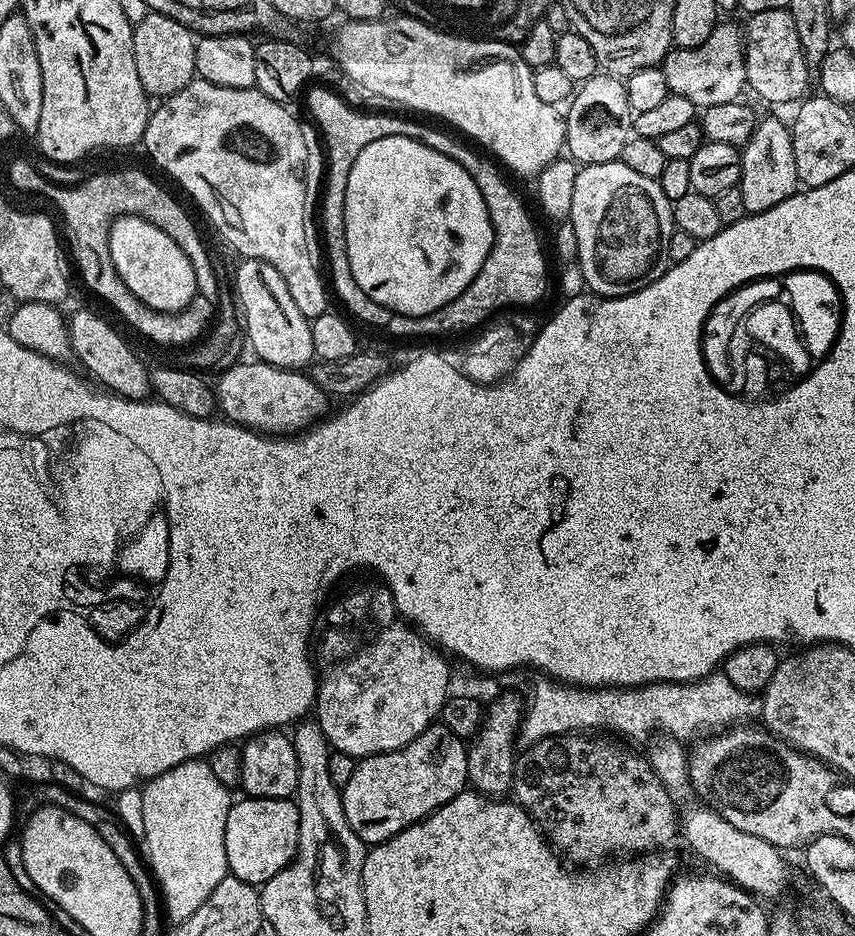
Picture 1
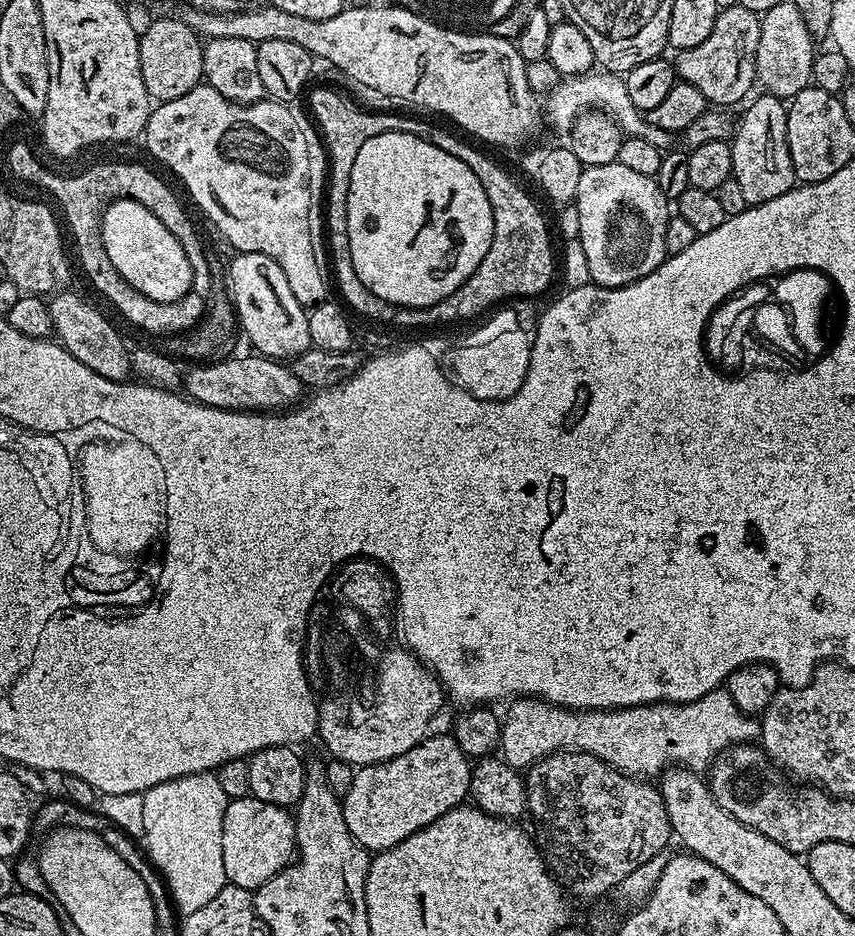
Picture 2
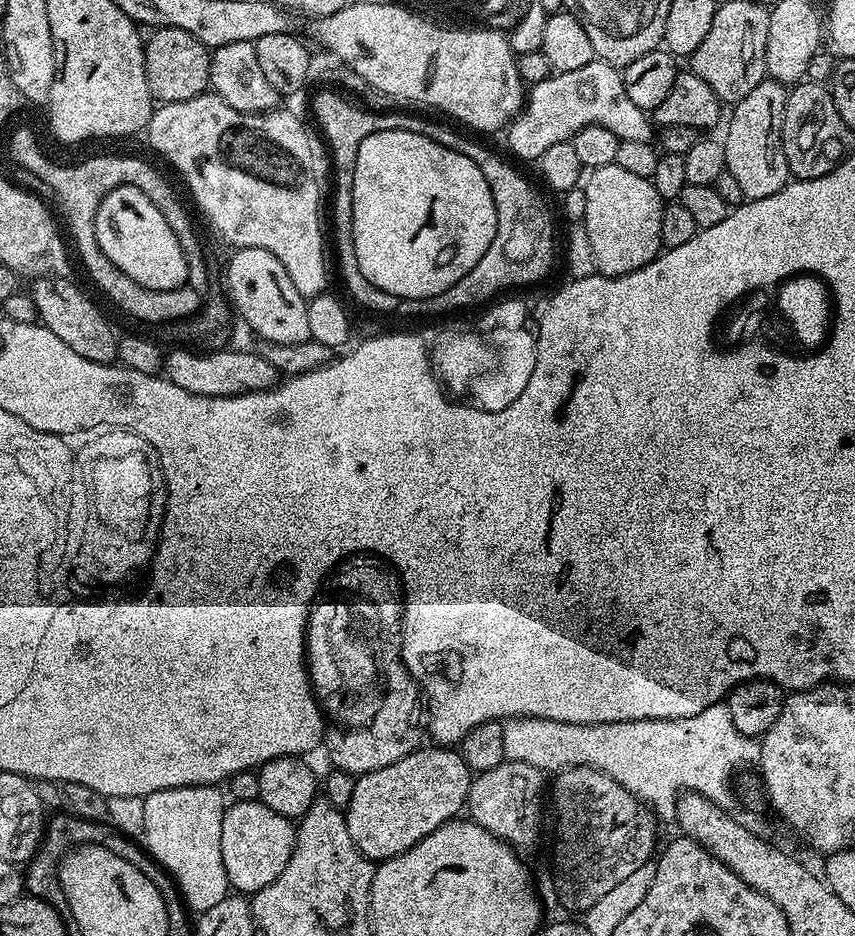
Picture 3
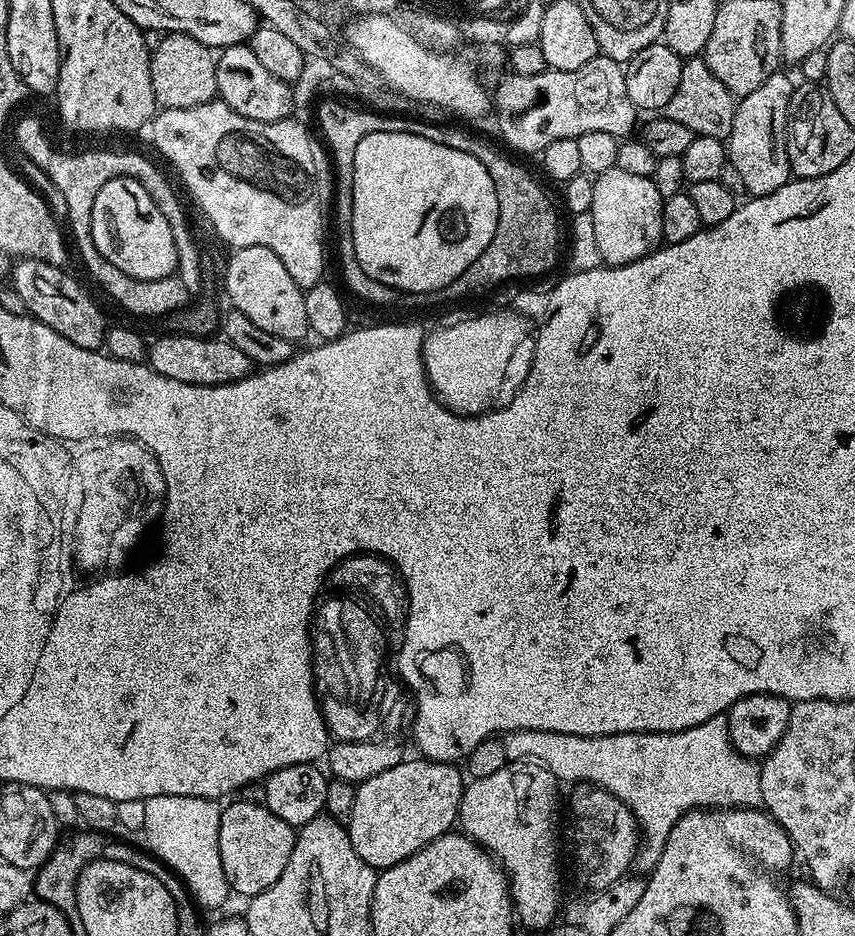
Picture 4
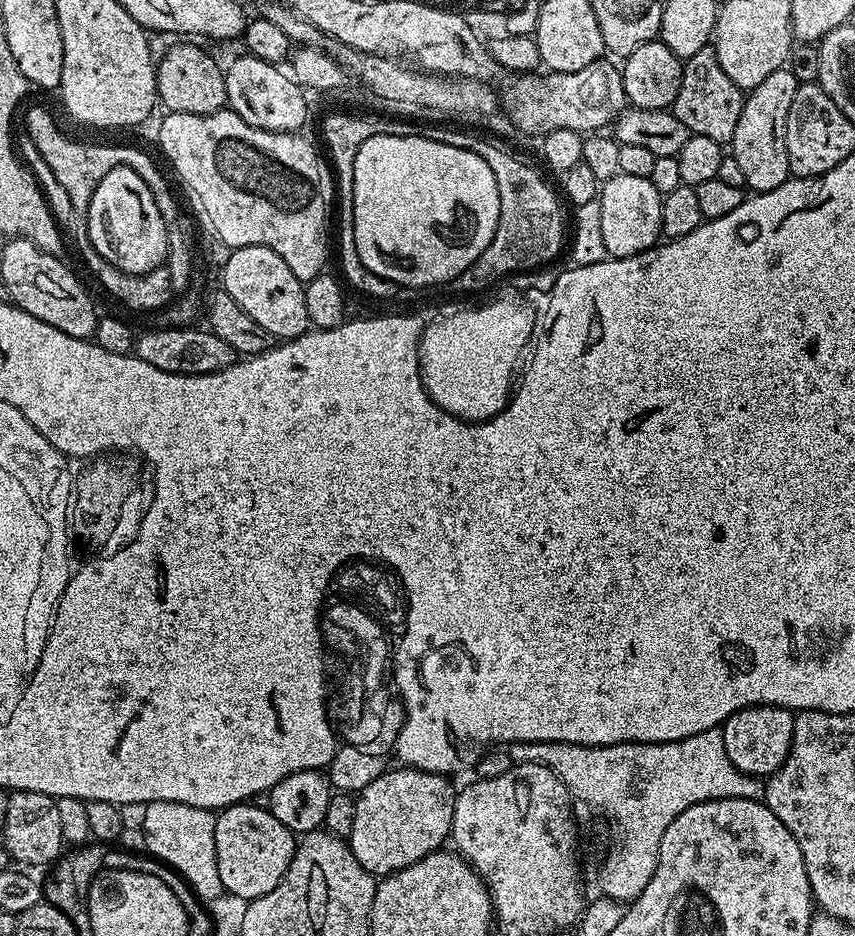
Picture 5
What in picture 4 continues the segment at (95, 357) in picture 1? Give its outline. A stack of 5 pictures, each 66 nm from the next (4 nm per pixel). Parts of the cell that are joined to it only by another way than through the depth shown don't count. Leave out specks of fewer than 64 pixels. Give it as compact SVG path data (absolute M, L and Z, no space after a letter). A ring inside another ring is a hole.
M21 259L20 264L12 272L10 287L16 291L18 298L26 302L27 315L41 320L50 330L62 334L74 346L82 346L93 350L104 348L106 323L100 308L88 297L88 292L72 276L67 276L64 268L56 268L41 260Z

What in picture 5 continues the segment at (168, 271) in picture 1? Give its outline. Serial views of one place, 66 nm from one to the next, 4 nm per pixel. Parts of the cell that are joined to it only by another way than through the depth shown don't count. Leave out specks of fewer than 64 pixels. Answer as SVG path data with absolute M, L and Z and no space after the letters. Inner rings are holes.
M116 168L98 182L94 194L90 198L90 206L86 213L86 227L90 242L94 249L106 262L110 262L118 270L128 271L130 274L146 274L161 267L168 258L168 242L166 222L162 220L154 197L147 189L146 182L142 182L138 174L130 168Z

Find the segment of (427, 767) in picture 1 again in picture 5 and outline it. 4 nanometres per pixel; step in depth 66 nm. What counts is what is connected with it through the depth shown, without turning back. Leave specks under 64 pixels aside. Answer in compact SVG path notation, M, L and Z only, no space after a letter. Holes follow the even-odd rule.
M396 766L393 772L392 769L385 770L378 778L374 778L374 782L370 782L370 786L358 793L355 797L354 830L346 839L352 846L354 858L358 858L358 862L371 876L389 876L445 847L452 831L454 814L454 788L448 784L451 783L447 776Z

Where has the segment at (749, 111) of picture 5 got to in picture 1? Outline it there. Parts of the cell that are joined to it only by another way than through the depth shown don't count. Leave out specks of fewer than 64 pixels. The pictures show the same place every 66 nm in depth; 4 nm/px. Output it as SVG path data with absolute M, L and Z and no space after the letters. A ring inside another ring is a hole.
M768 116L765 120L763 117L740 152L738 187L742 202L746 202L746 210L749 214L770 210L794 195L799 184L798 170L794 170L794 146L789 125L785 121L783 124L776 116Z

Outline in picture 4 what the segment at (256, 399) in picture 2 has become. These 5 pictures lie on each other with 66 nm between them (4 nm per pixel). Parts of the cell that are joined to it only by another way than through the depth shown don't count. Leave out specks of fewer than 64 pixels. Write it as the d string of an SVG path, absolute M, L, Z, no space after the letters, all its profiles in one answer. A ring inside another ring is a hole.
M157 335L157 340L147 345L146 363L158 374L174 378L174 382L187 384L229 384L252 375L254 365L238 346L223 338L203 336ZM217 339L217 340L216 340Z

